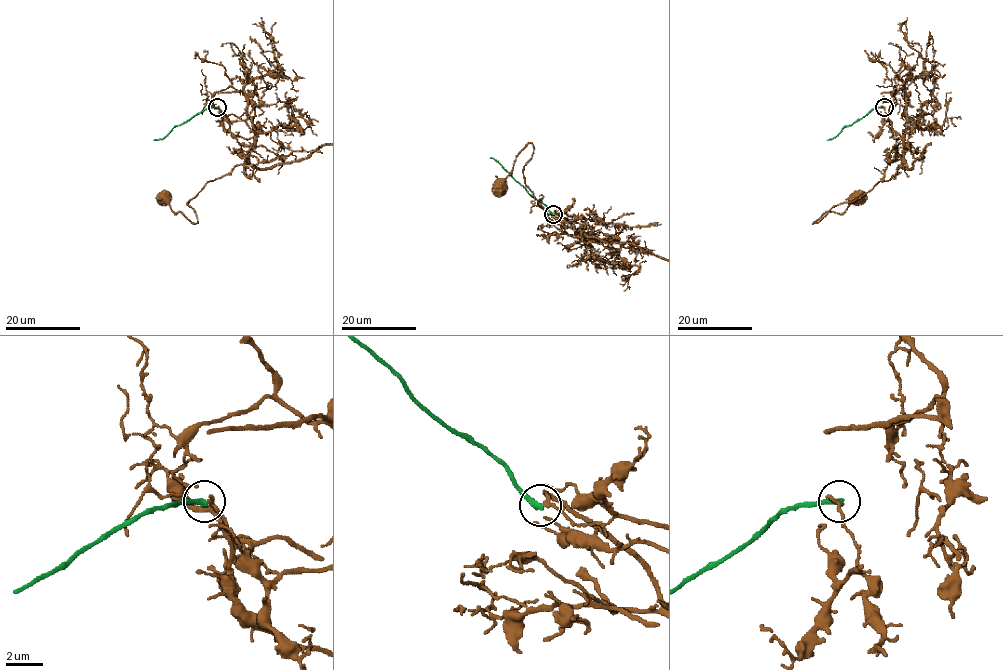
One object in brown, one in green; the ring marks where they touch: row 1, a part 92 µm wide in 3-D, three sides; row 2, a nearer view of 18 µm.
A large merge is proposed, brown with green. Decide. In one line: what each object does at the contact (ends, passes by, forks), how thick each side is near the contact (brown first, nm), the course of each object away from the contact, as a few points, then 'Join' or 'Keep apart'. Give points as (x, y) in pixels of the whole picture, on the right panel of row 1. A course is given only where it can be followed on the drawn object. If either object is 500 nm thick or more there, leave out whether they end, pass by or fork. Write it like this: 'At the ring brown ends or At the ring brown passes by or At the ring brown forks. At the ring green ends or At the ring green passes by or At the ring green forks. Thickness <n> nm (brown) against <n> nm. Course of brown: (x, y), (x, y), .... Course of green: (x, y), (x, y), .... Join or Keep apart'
At the ring brown ends. At the ring green ends. Thickness 240 nm (brown) against 320 nm. Course of brown: (884, 107), (904, 148), (897, 173), (813, 223), (828, 211), (842, 214), (857, 199). Course of green: (884, 107), (874, 108), (828, 140). Keep apart

